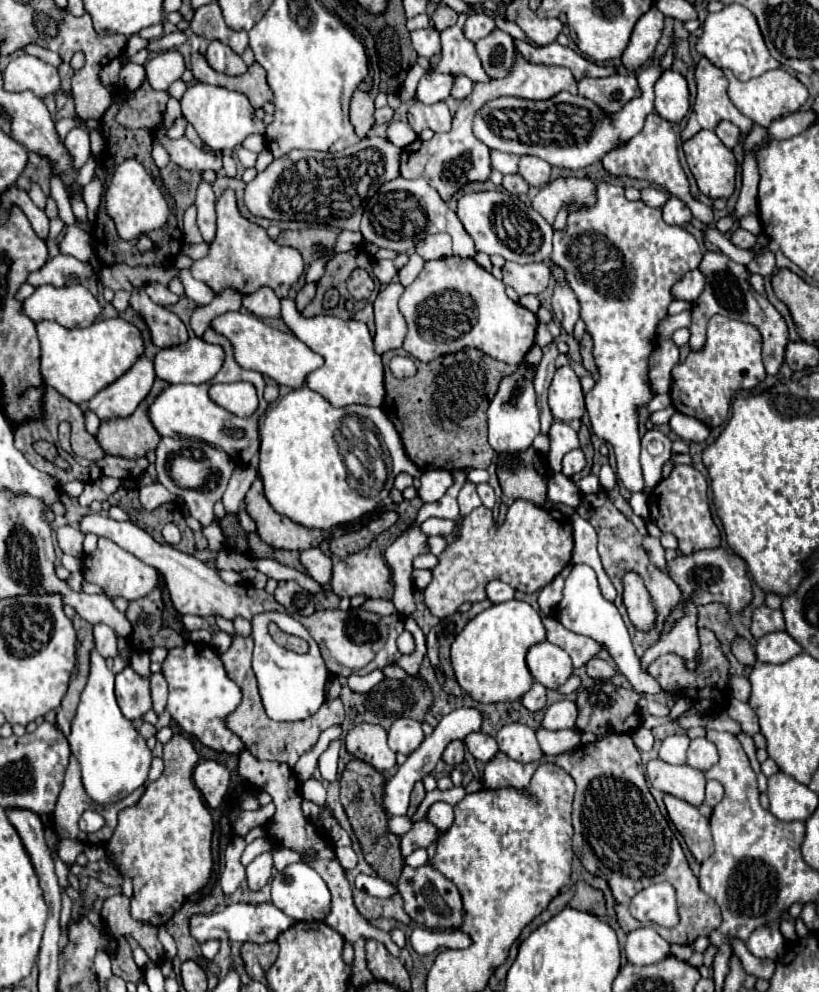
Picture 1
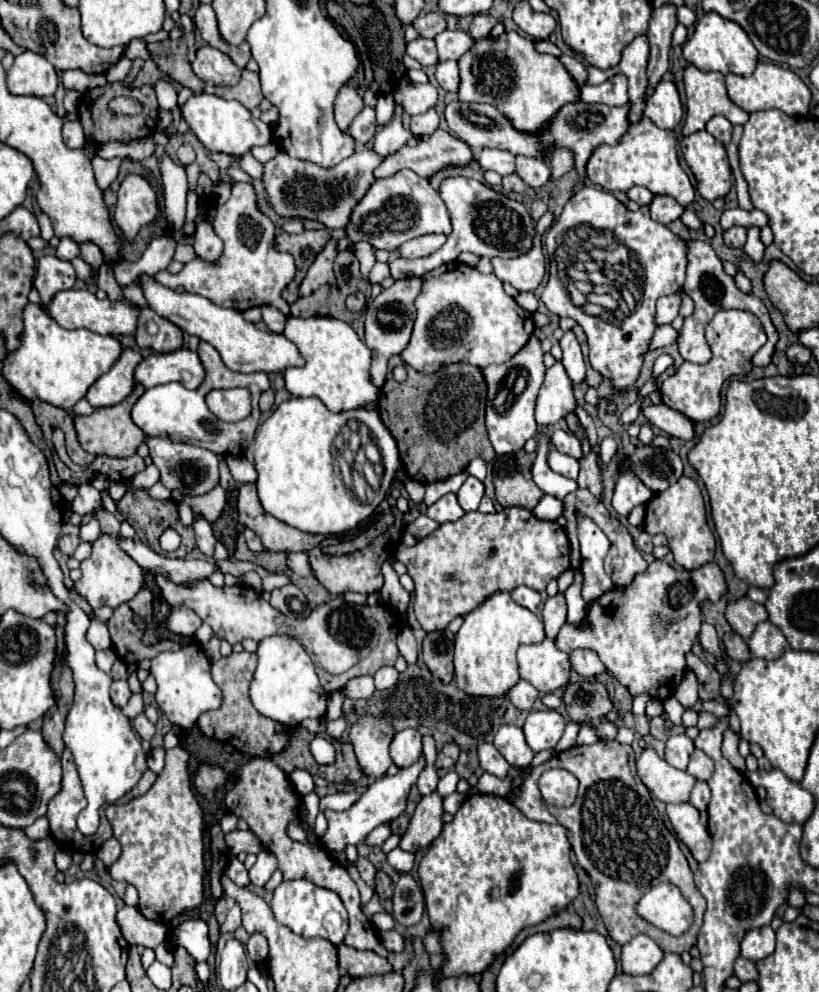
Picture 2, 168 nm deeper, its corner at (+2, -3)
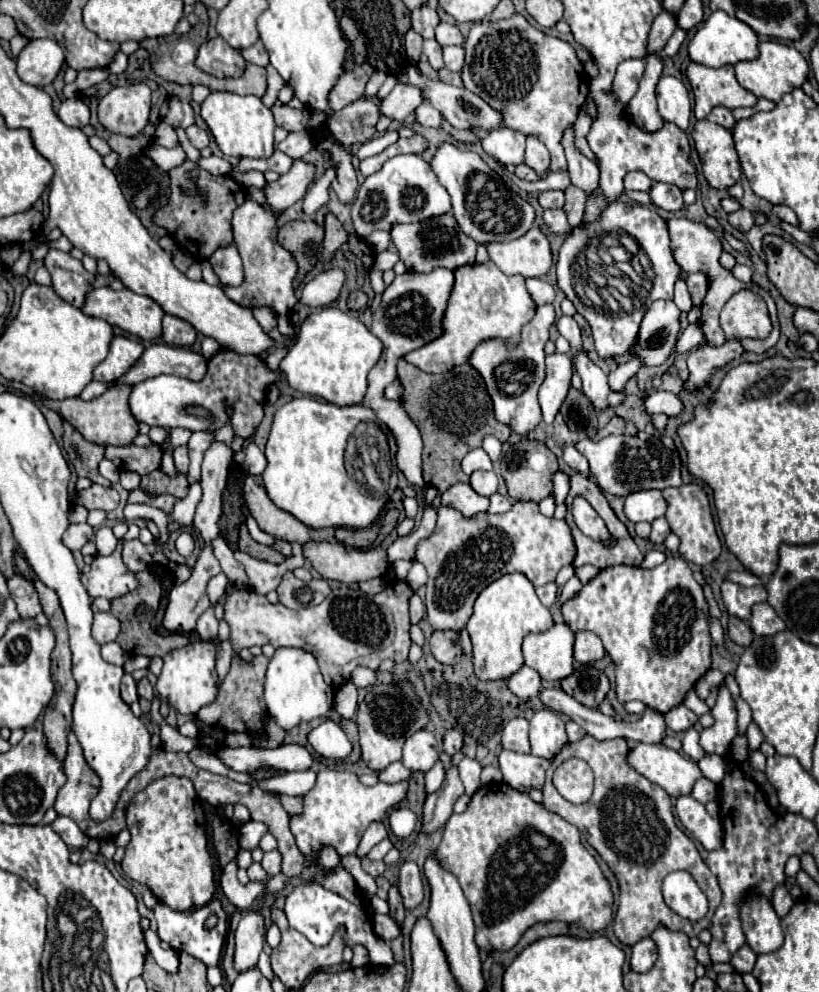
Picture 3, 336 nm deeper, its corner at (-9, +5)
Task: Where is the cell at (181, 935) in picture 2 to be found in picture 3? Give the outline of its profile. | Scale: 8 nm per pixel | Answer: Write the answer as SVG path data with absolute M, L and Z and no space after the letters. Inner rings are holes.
M211 900L203 908L195 908L191 912L177 912L177 910L171 910L169 906L165 906L163 902L157 902L153 912L155 912L155 920L157 920L159 938L163 942L167 942L173 950L187 952L187 954L195 956L197 960L201 960L205 966L217 966L219 964L219 958L223 952L223 944L221 944L221 902L219 900ZM211 912L215 912L219 916L219 922L213 930L205 930L203 924Z

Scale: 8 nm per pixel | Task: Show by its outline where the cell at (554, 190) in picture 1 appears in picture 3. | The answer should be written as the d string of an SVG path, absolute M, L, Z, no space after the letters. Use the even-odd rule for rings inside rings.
M555 190L555 192L541 192L539 194L539 204L543 208L563 208L565 204L565 196L561 190Z

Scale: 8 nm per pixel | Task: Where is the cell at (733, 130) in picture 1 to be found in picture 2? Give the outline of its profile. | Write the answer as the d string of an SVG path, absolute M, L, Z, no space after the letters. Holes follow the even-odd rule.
M714 116L714 118L706 124L706 130L708 130L718 142L722 142L724 146L732 140L732 124L730 124L724 116Z

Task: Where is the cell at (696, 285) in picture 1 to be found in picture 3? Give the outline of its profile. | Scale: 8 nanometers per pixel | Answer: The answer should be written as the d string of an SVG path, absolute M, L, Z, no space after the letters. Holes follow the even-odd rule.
M673 300L653 302L641 320L639 340L629 354L641 358L643 366L665 364L679 338L679 314L681 312Z

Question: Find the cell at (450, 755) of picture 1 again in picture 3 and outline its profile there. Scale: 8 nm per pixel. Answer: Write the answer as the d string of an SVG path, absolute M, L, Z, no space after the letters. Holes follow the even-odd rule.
M447 730L443 736L443 752L453 756L461 750L461 746L463 746L463 736L457 730Z

